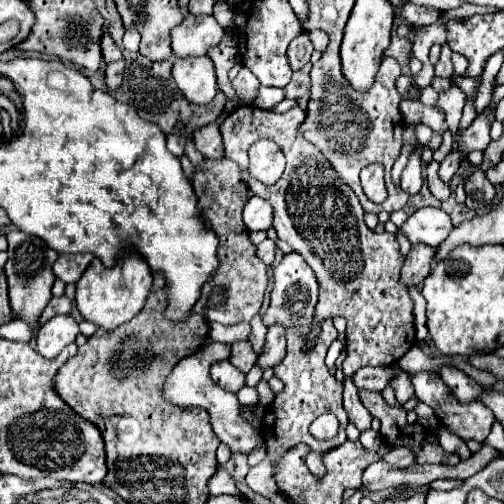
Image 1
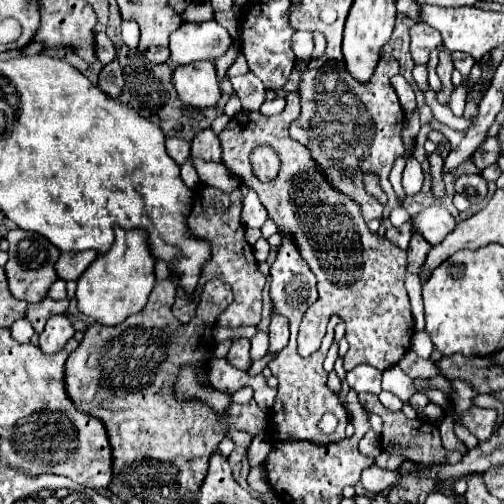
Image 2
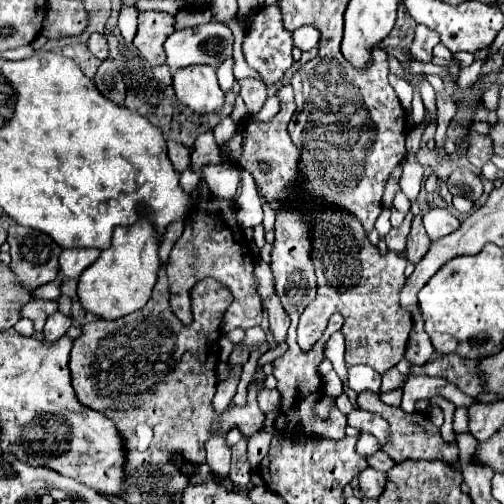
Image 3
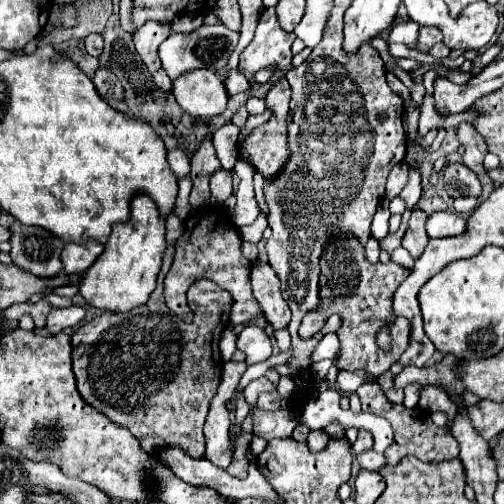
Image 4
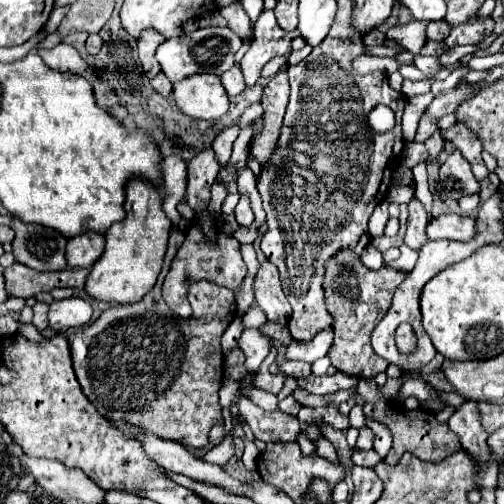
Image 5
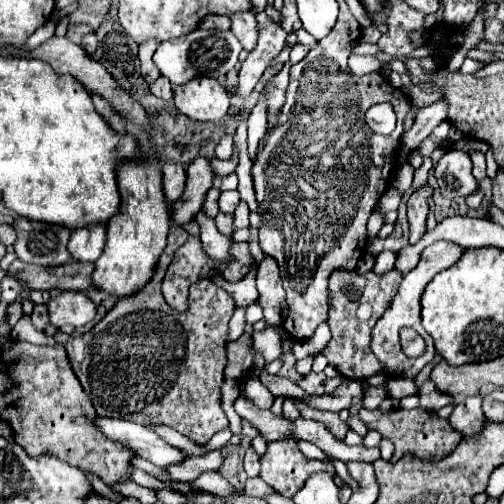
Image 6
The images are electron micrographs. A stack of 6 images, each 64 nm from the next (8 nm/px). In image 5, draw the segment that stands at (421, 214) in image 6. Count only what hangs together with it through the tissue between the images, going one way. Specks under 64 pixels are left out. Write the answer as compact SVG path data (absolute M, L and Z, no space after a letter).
M414 198L408 204L408 230L406 230L406 238L404 244L410 248L422 248L422 244L428 240L426 238L426 224L428 224L428 216L424 206Z

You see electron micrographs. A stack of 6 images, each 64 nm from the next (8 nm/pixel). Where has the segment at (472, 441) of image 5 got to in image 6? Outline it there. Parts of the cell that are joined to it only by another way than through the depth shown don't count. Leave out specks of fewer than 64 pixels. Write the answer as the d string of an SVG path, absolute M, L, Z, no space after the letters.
M470 396L460 404L454 406L450 414L450 424L462 432L464 436L478 434L484 424L484 412L482 412L482 397Z

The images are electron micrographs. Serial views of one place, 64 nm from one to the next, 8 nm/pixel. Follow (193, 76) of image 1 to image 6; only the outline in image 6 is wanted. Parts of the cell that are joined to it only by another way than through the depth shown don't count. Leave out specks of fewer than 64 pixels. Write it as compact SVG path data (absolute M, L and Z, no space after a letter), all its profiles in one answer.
M192 80L174 88L176 108L198 122L218 122L228 114L230 98L218 80Z

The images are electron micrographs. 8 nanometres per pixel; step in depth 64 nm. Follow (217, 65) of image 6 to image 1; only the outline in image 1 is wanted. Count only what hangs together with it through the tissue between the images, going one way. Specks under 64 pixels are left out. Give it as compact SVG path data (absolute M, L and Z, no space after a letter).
M186 16L180 26L172 30L172 52L176 58L198 58L208 54L224 38L224 28L214 16Z

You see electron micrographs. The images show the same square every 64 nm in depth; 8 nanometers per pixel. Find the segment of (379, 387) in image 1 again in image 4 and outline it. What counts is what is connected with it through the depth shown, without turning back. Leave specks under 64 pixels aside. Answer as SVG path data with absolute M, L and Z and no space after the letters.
M340 370L338 372L338 378L334 382L334 390L340 390L342 394L352 394L356 392L356 388L364 382L374 382L376 378L372 378L370 374L366 372L344 372Z

